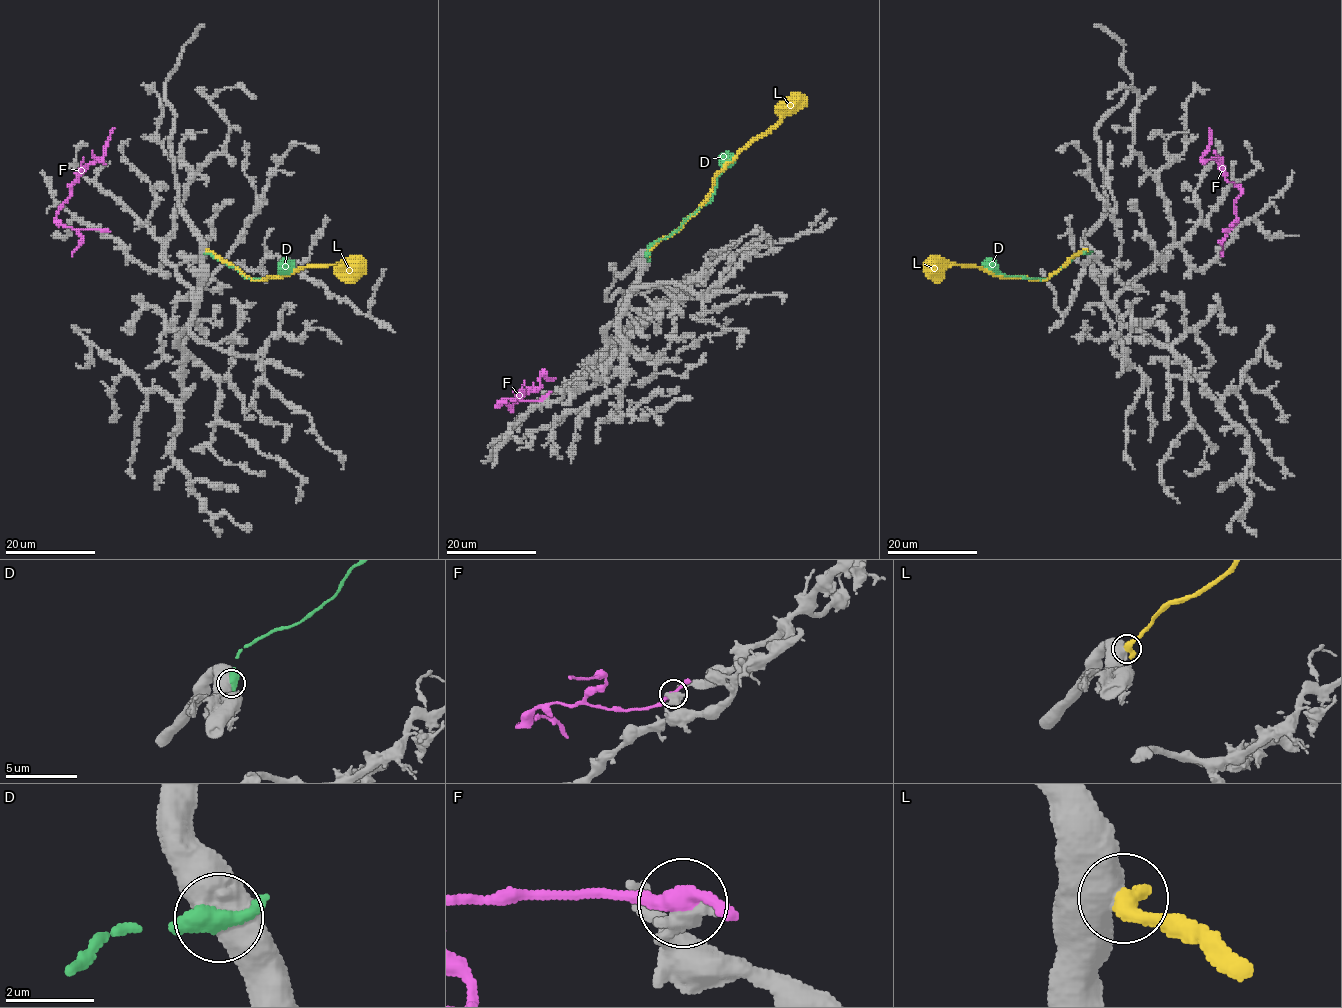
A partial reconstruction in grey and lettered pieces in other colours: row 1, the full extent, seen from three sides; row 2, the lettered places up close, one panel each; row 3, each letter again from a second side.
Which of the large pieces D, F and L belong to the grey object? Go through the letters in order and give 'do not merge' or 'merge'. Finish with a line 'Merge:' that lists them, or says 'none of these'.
D: do not merge
F: do not merge
L: do not merge
Merge: none of these

